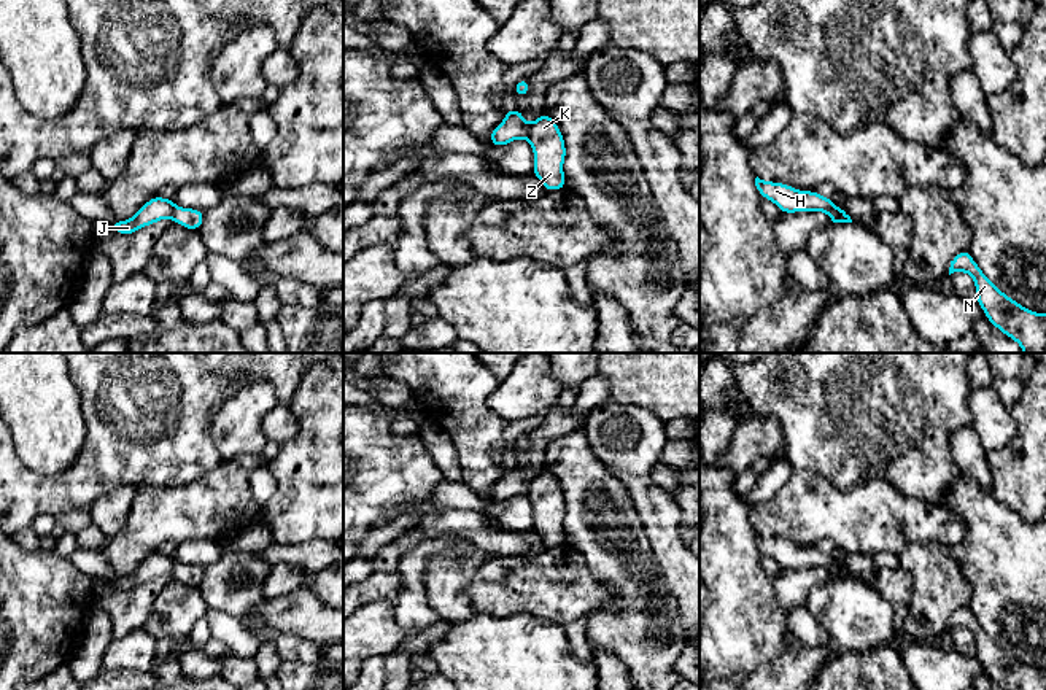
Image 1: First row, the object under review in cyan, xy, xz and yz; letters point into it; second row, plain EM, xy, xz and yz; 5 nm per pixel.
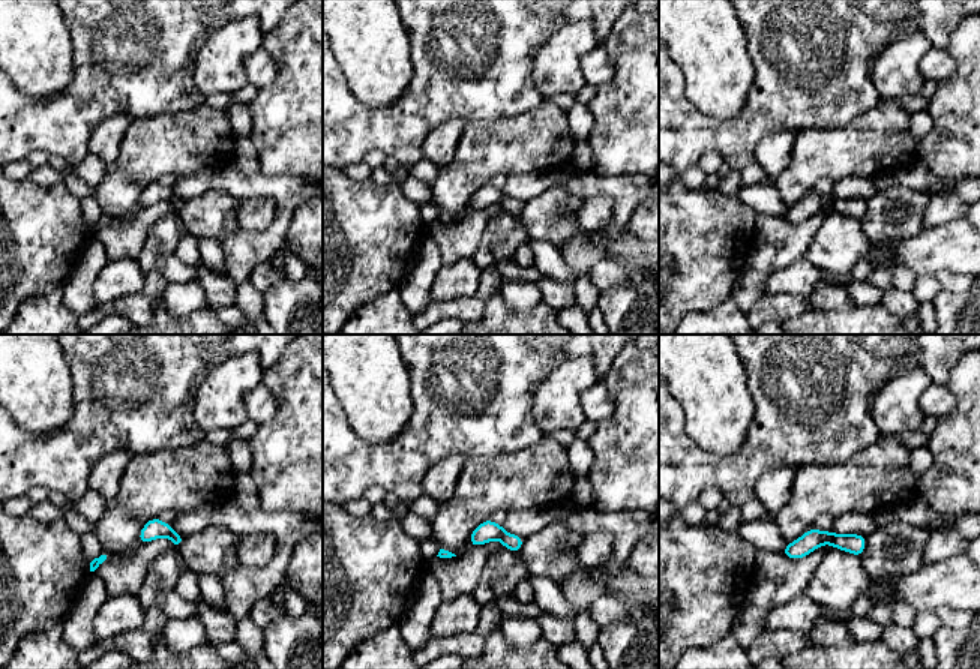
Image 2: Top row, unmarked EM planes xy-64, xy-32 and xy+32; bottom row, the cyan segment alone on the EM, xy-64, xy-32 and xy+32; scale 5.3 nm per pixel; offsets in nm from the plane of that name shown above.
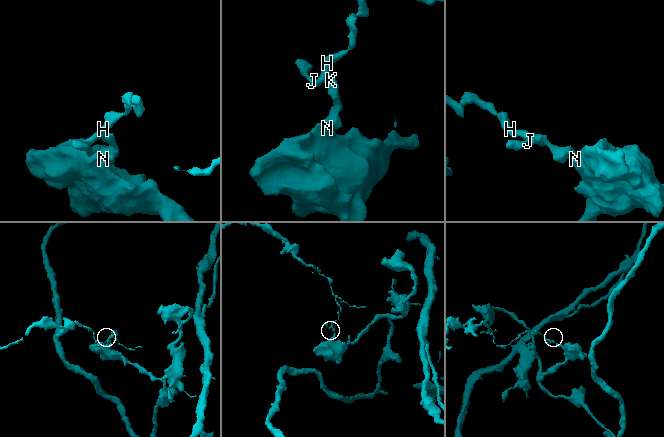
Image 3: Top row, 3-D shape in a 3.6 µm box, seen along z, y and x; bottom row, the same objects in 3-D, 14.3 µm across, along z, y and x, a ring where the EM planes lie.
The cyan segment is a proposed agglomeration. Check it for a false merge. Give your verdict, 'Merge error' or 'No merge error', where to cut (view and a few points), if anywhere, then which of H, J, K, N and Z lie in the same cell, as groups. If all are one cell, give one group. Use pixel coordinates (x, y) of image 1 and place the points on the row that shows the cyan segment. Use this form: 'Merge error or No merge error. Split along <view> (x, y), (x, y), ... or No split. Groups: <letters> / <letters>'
Merge error. Split along xz (530, 124), (526, 137). Groups: H J / K N Z

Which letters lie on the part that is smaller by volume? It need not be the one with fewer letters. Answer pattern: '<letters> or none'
H, J

